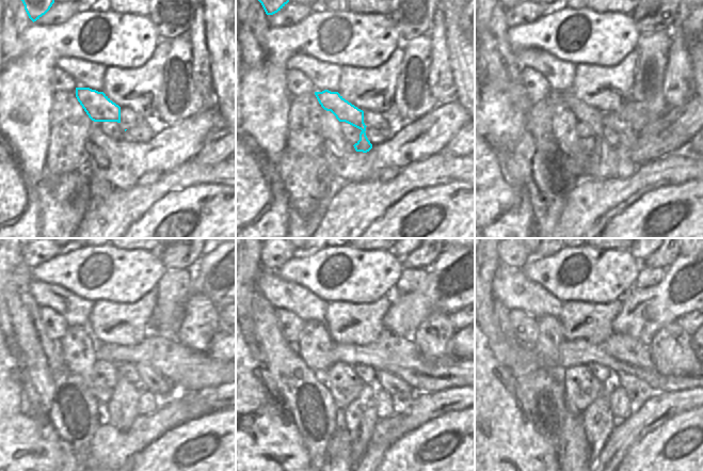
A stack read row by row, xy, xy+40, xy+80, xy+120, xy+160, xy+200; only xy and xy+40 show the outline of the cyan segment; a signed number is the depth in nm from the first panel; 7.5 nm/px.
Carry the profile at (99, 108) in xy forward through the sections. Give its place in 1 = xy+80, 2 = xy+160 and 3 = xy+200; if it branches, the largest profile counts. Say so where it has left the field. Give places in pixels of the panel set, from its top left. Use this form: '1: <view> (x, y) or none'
1: xy+80 (604, 159)
2: xy+160 (358, 419)
3: xy+200 (598, 422)

